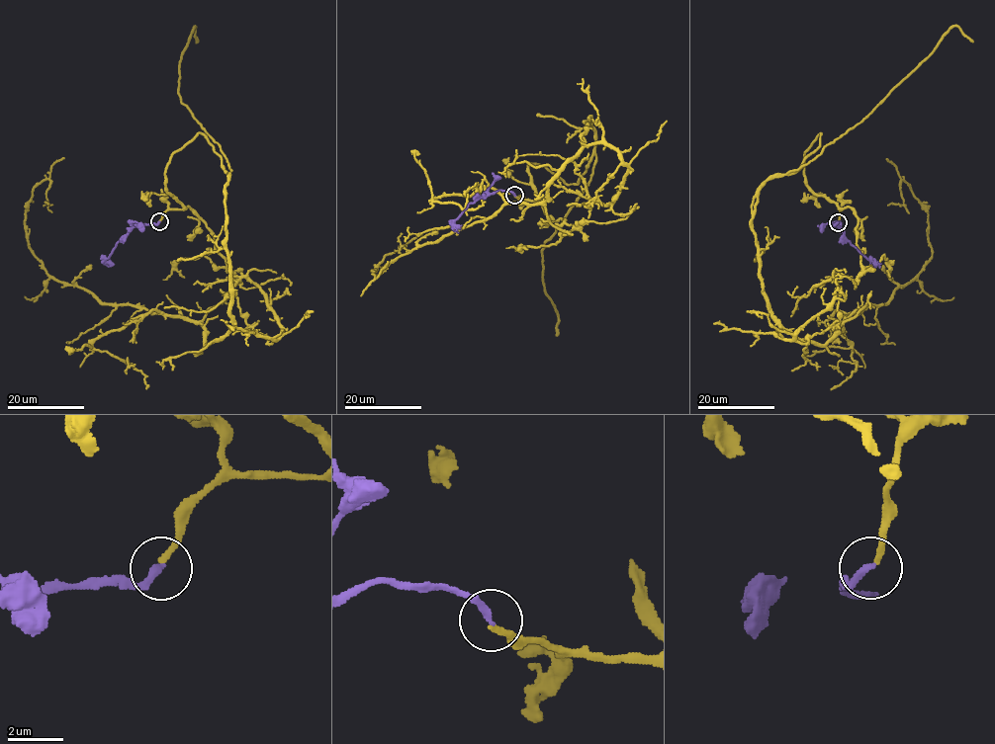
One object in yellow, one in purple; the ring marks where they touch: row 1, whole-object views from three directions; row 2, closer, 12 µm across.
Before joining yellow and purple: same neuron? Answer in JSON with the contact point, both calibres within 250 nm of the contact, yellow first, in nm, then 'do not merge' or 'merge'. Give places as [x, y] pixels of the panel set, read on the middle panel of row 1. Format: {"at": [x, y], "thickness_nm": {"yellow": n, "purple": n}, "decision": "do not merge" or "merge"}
{"at": [514, 195], "thickness_nm": {"yellow": 190, "purple": 240}, "decision": "merge"}

